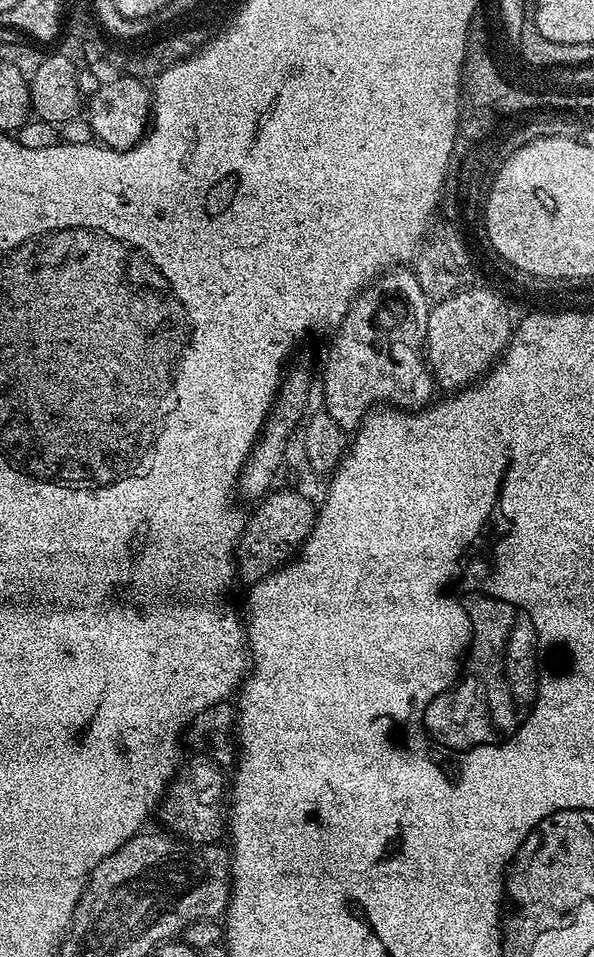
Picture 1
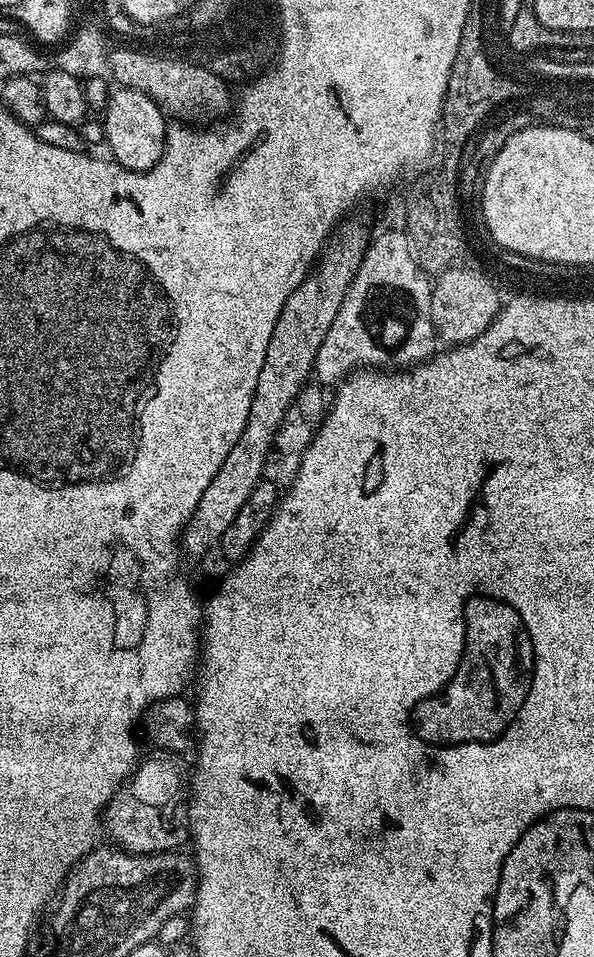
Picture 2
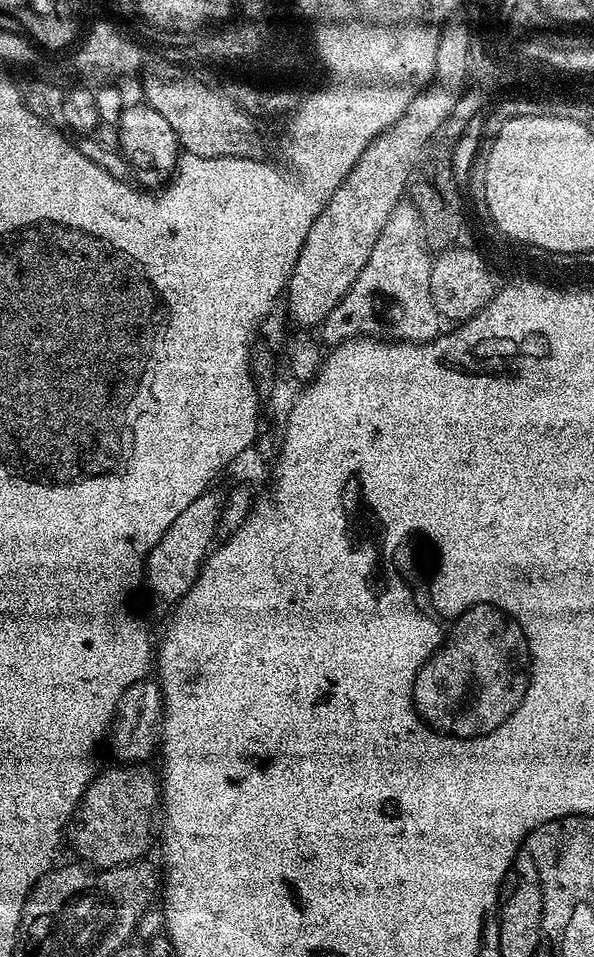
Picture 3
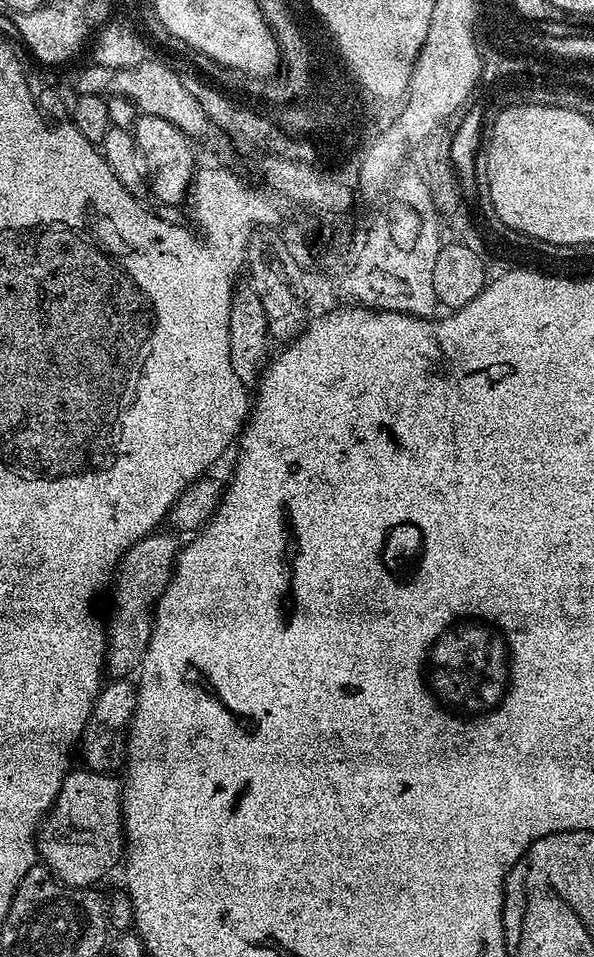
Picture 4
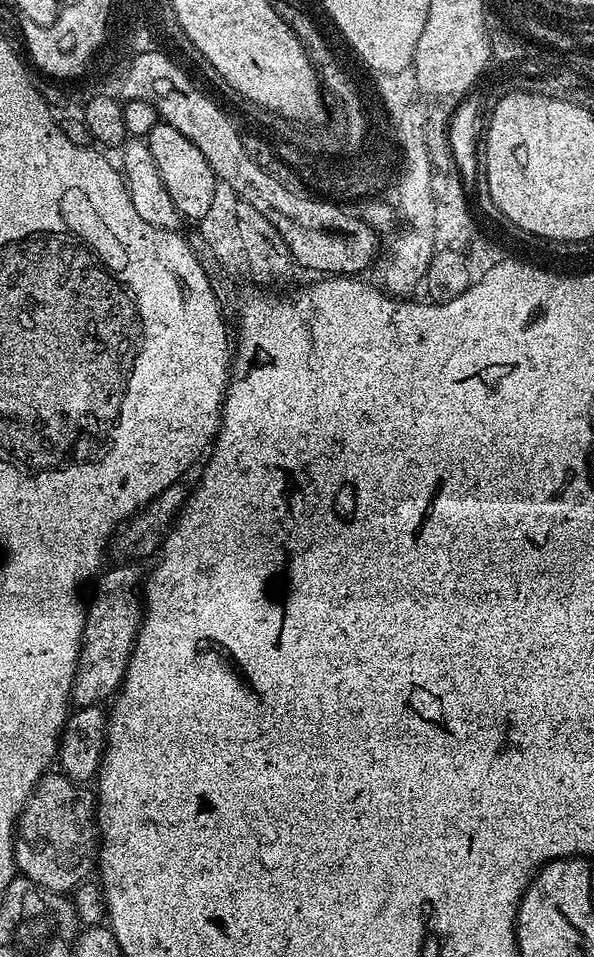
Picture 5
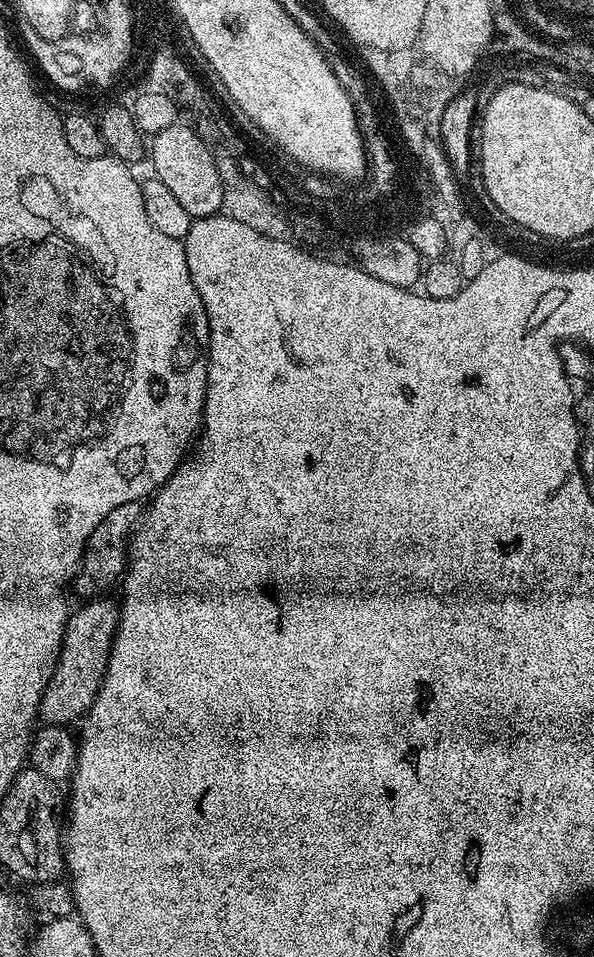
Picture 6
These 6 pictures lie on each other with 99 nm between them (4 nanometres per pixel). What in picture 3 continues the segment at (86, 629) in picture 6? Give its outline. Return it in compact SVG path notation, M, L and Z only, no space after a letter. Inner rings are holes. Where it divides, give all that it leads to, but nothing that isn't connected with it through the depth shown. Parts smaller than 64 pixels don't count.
M207 496L196 498L196 504L190 502L192 508L186 508L178 518L170 524L170 530L162 534L158 546L150 552L145 561L143 583L148 584L147 595L157 596L162 600L176 599L184 588L194 586L196 575L204 567L204 544L208 544L208 536L212 536L212 524L216 524L216 508L219 497Z

